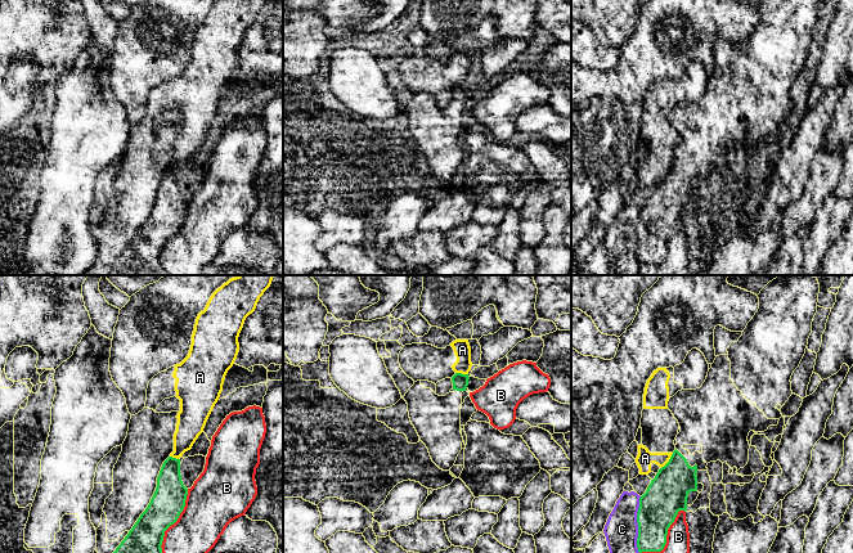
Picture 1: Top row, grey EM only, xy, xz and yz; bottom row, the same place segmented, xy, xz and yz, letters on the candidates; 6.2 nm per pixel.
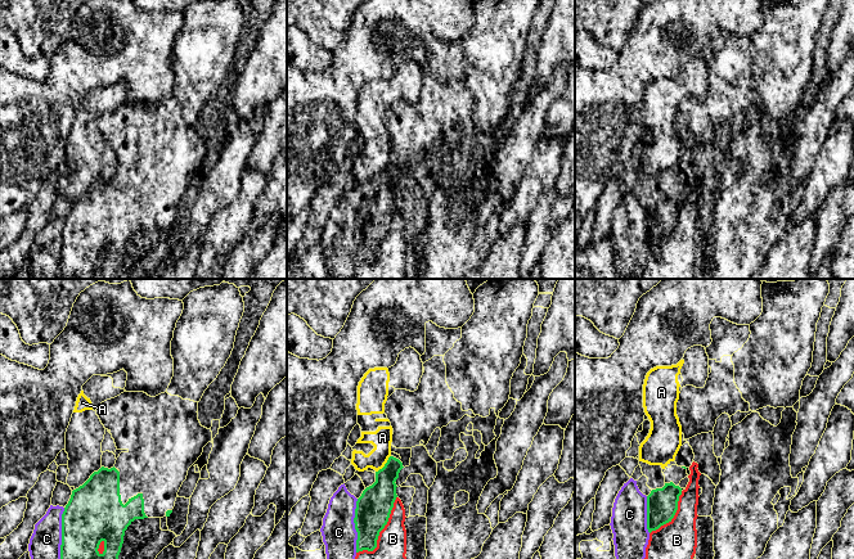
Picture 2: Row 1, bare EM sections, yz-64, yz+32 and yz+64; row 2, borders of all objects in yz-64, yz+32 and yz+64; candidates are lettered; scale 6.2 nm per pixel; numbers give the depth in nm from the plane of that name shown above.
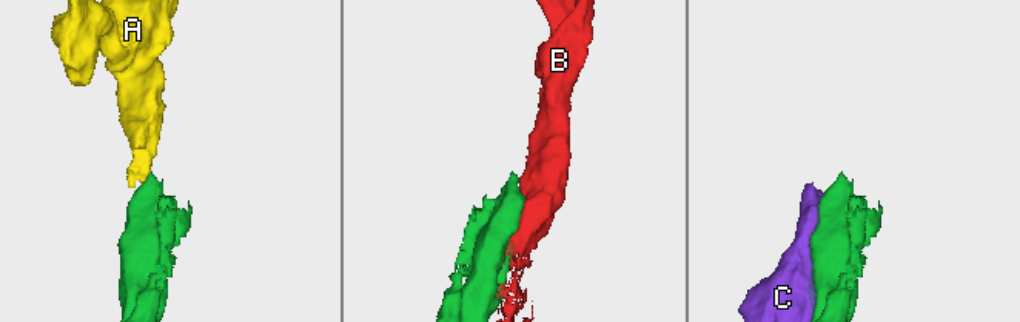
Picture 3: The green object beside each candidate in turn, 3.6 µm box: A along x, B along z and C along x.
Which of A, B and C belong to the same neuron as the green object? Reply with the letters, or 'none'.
none

